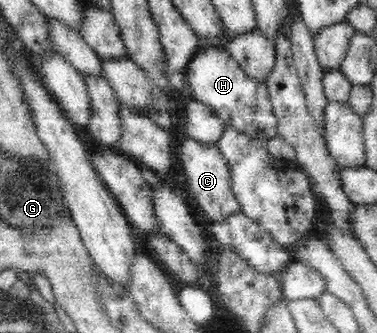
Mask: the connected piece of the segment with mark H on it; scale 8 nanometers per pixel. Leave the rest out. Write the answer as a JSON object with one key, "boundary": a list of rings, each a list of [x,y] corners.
{"boundary":[[[209,46],[198,50],[187,61],[177,81],[180,84],[187,83],[192,99],[209,107],[211,115],[225,125],[262,141],[276,135],[277,118],[272,110],[267,86],[264,82],[245,76],[245,72],[220,47]]]}

